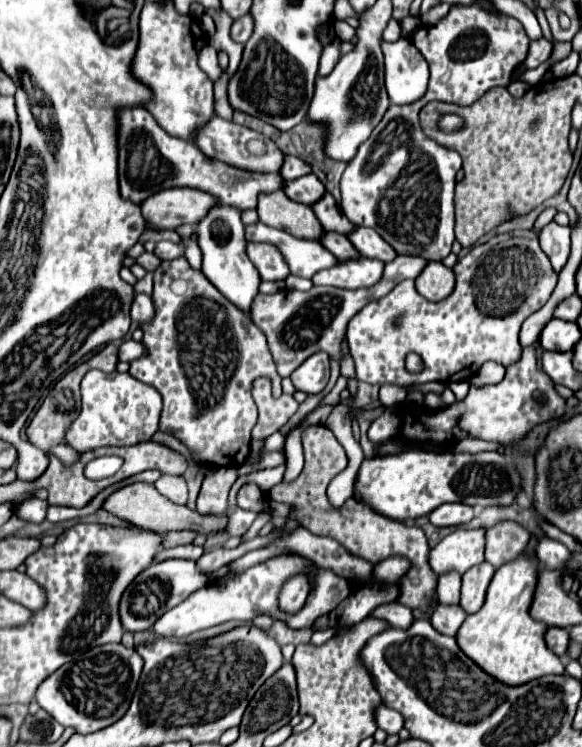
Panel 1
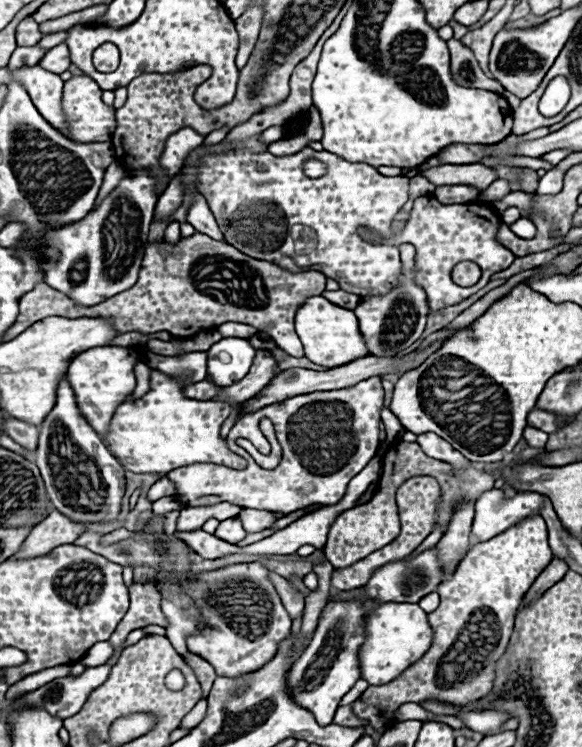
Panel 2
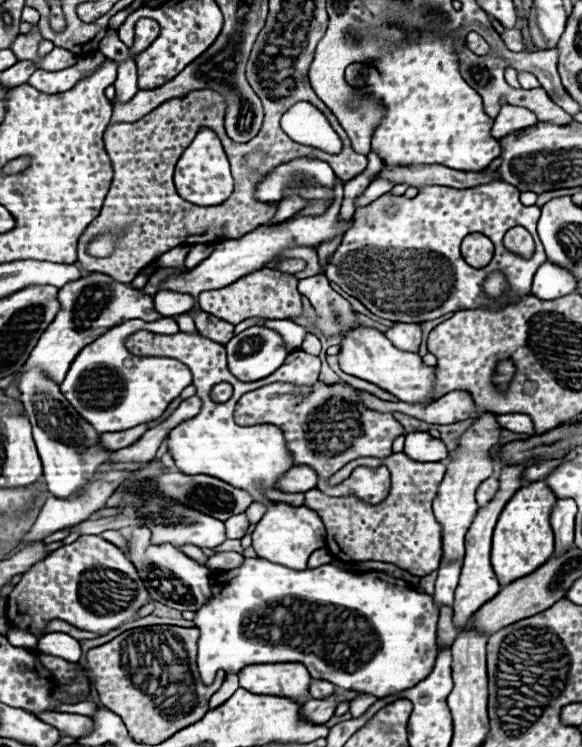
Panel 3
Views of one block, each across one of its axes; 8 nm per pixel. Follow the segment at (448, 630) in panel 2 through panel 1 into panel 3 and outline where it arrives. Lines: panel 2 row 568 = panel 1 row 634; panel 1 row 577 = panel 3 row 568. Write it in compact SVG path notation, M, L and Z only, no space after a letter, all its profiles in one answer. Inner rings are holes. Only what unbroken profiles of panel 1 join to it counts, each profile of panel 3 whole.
M540 480L540 482L530 482L528 486L522 486L512 496L512 500L508 500L508 504L504 506L492 538L492 568L502 586L534 572L554 554L554 534L550 526L550 512L556 500L558 498L554 496L554 492Z

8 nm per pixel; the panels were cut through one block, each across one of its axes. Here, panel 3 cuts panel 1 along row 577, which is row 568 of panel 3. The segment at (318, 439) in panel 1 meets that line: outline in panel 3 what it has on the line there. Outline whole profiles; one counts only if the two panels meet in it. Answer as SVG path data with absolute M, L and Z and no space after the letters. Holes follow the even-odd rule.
M398 452L388 458L358 458L346 464L342 474L350 474L362 462L384 464L392 474L390 494L380 504L366 504L354 494L326 496L316 488L306 492L304 506L316 510L326 524L326 548L340 562L392 562L416 576L434 572L442 558L442 534L432 514L432 500L438 494L446 466L442 462L416 462L404 452Z

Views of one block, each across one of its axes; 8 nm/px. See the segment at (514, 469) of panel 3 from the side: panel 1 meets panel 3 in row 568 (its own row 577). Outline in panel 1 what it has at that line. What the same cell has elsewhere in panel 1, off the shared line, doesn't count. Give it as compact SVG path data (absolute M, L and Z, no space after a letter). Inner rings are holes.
M482 562L474 568L470 568L466 574L462 574L462 594L460 594L460 606L466 610L466 614L474 614L482 608L486 598L486 588L494 576L496 568L490 562Z

